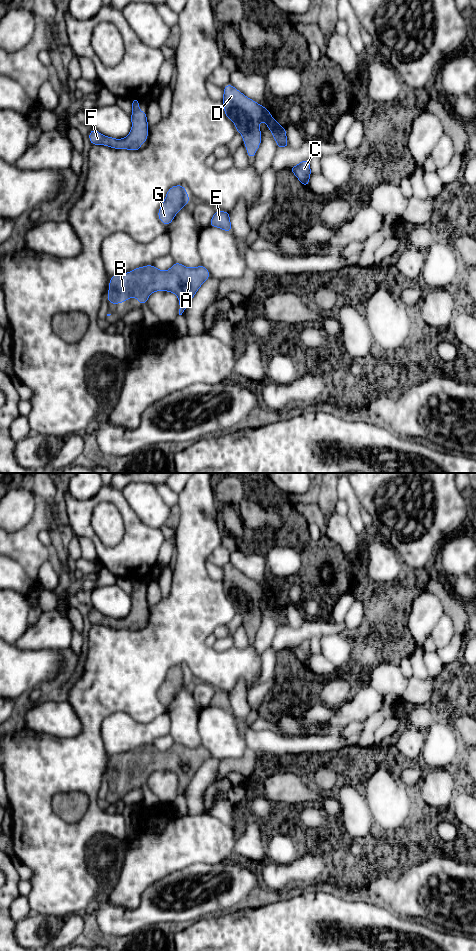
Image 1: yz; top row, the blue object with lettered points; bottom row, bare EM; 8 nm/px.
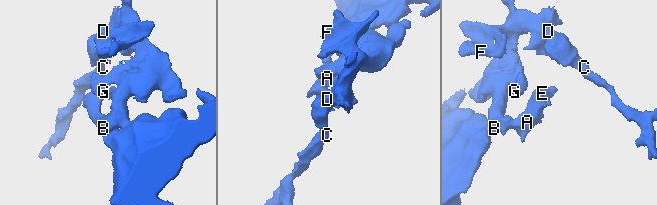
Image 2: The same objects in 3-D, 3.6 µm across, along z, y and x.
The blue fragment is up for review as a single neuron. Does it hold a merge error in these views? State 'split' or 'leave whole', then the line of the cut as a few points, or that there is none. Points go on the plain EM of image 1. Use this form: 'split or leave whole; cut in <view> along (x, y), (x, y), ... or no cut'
leave whole; no cut

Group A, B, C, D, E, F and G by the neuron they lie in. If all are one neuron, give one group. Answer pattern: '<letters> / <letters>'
A B C D E F G

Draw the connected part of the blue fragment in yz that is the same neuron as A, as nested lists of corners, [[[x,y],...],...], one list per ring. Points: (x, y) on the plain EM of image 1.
[[[175,742],[167,751],[146,745],[130,753],[113,755],[107,779],[111,784],[119,784],[133,776],[143,785],[154,771],[169,771],[177,775],[180,784],[179,795],[182,795],[200,766],[209,757],[210,752],[203,745],[189,748]]]

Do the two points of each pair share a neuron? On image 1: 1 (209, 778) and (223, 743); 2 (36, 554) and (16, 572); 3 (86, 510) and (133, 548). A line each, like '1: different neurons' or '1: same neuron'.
1: same neuron
2: different neurons
3: same neuron

